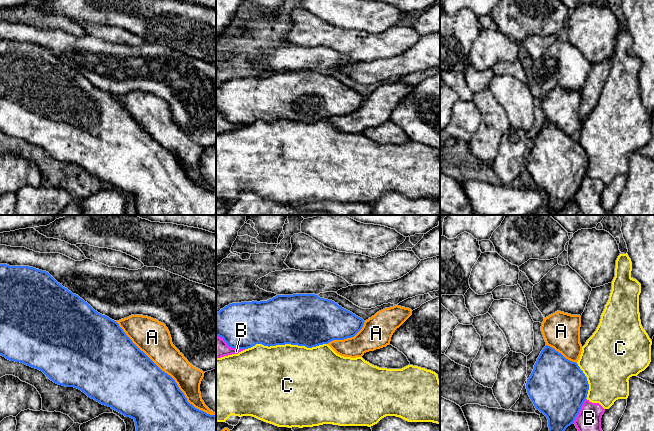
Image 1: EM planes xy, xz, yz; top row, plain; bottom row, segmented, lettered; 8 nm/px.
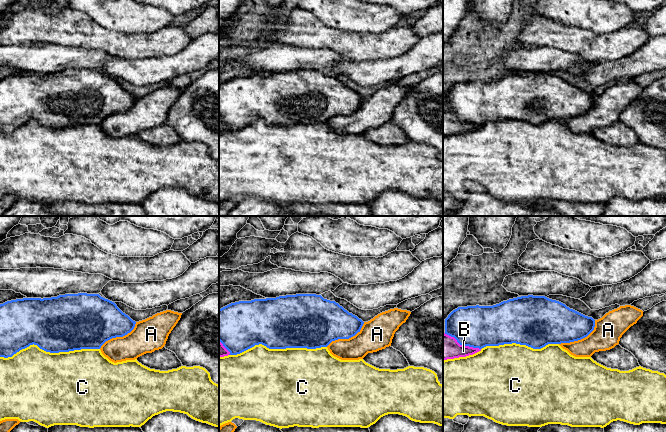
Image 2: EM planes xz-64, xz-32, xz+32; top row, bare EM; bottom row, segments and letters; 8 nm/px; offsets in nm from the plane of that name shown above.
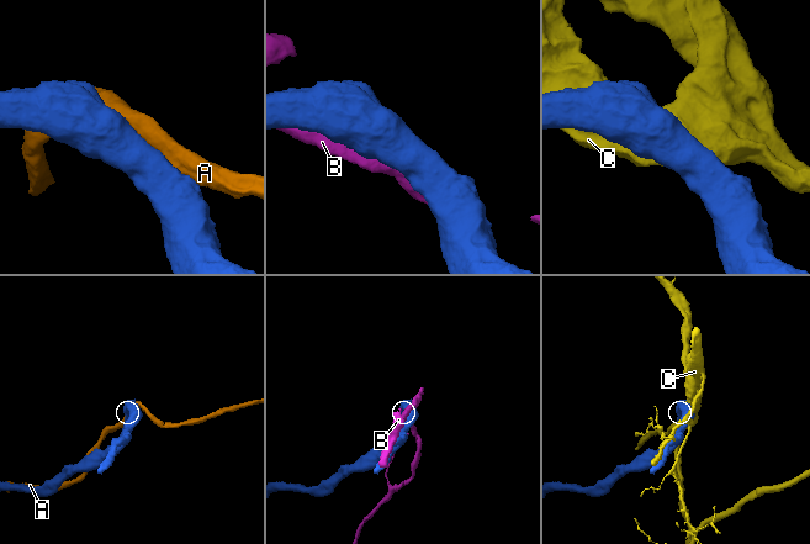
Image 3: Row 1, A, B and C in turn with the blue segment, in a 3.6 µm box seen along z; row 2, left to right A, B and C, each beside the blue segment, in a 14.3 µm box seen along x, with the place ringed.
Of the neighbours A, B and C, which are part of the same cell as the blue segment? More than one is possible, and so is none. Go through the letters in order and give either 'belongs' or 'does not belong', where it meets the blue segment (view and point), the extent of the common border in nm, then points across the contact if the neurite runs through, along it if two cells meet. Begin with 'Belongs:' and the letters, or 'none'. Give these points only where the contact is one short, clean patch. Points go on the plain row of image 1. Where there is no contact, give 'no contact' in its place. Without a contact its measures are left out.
Belongs: A
A: belongs; contact xy (166, 149); length 1100 nm
B: does not belong; contact yz (579, 187); length 220 nm
C: does not belong; contact xz (286, 119); length 650 nm

